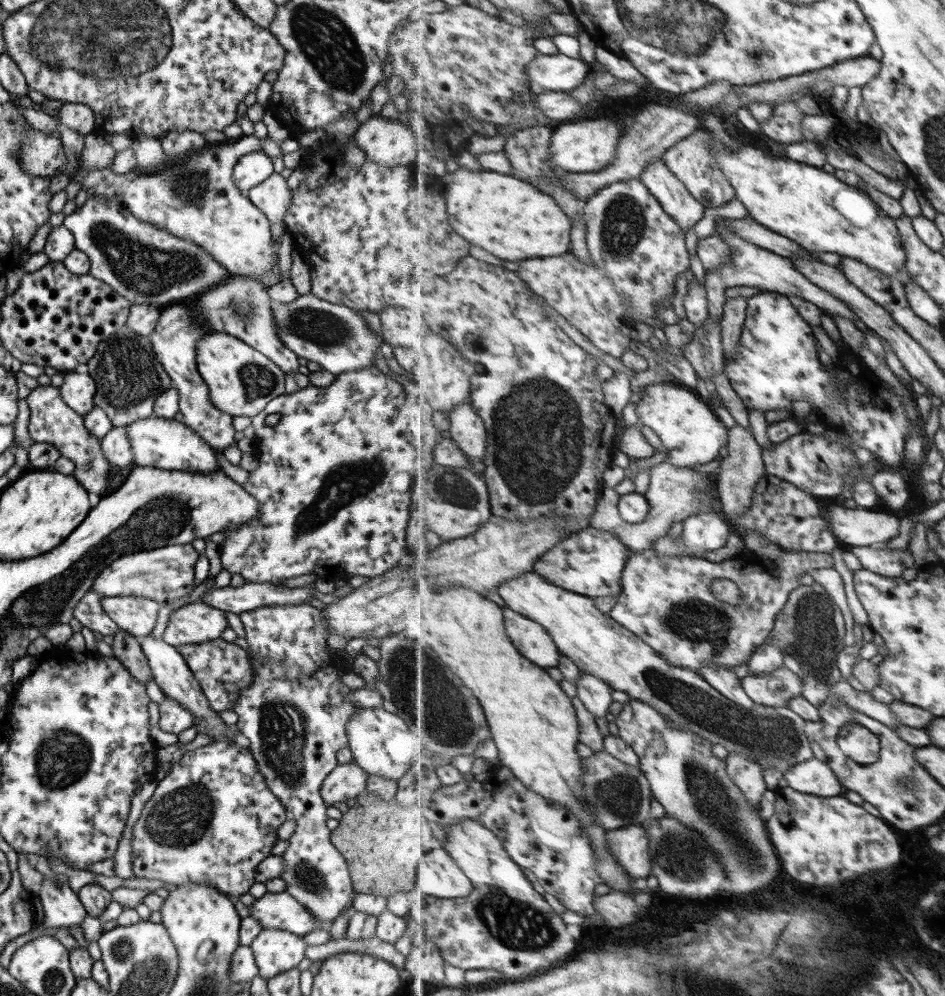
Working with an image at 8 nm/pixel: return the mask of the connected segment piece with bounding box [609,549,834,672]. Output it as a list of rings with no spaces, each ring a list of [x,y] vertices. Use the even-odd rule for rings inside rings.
[[[647,549],[639,553],[631,554],[630,560],[626,562],[626,570],[622,574],[622,593],[618,597],[618,601],[611,609],[609,614],[617,621],[620,622],[625,628],[631,630],[640,636],[647,644],[650,644],[656,651],[659,651],[663,658],[666,658],[671,664],[680,666],[686,669],[693,669],[695,672],[700,672],[701,669],[706,668],[706,664],[711,661],[719,663],[725,670],[730,666],[739,666],[739,664],[747,664],[750,661],[751,655],[756,651],[759,645],[767,642],[772,630],[776,626],[776,620],[778,614],[783,610],[783,607],[790,601],[791,593],[794,593],[801,586],[799,582],[799,576],[807,574],[809,570],[816,568],[831,568],[834,566],[834,558],[831,553],[819,553],[819,552],[805,552],[797,550],[783,550],[781,559],[777,561],[768,559],[767,557],[760,557],[759,554],[746,552],[745,555],[731,558],[730,561],[723,562],[711,562],[710,559],[703,557],[693,556],[667,556],[654,551],[653,549]],[[729,579],[738,583],[739,588],[742,590],[742,603],[735,606],[729,602],[723,602],[719,600],[717,595],[714,594],[713,586],[717,580]]]

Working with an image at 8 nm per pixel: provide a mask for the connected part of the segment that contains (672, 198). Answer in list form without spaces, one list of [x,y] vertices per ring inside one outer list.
[[[663,158],[650,162],[640,179],[685,232],[693,229],[699,220],[703,220],[706,206],[703,206],[689,192],[685,183],[668,169]]]

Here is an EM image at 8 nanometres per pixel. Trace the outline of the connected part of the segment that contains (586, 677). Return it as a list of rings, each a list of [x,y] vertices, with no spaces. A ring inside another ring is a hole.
[[[584,670],[576,685],[578,686],[579,699],[583,701],[593,717],[604,718],[610,713],[614,702],[611,692],[614,688],[611,688],[604,680]]]

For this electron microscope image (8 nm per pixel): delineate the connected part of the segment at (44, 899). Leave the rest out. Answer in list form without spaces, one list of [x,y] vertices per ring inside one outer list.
[[[43,876],[39,893],[36,895],[44,912],[42,924],[45,928],[56,928],[53,936],[69,951],[78,945],[65,927],[80,925],[86,912],[75,892],[69,887],[55,887],[53,883],[53,878],[45,879]]]

